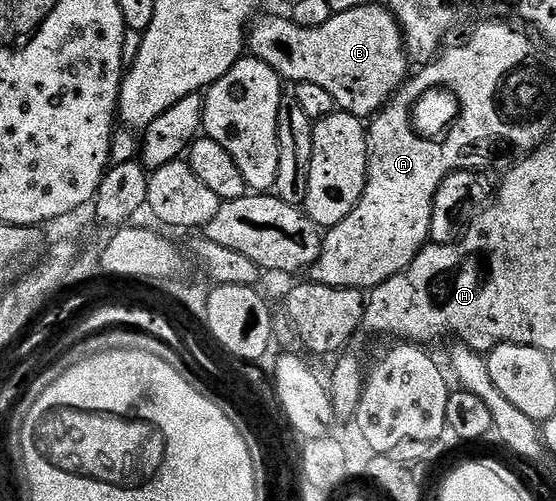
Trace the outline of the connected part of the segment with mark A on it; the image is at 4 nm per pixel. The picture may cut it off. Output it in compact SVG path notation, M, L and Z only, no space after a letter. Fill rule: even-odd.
M509 23L479 24L466 43L458 47L446 46L432 63L424 64L418 70L421 71L418 75L410 74L401 88L389 97L389 102L372 116L365 132L365 188L355 209L351 209L339 225L324 232L319 257L307 271L312 282L332 287L372 289L406 271L430 242L433 198L445 176L462 170L466 164L477 169L485 155L508 139L524 149L534 146L535 132L509 127L500 120L489 100L497 80L529 49L532 36L525 31L516 31ZM441 91L449 93L455 103L451 125L437 126L433 136L413 135L405 121L409 103L415 97L428 97L429 93Z

